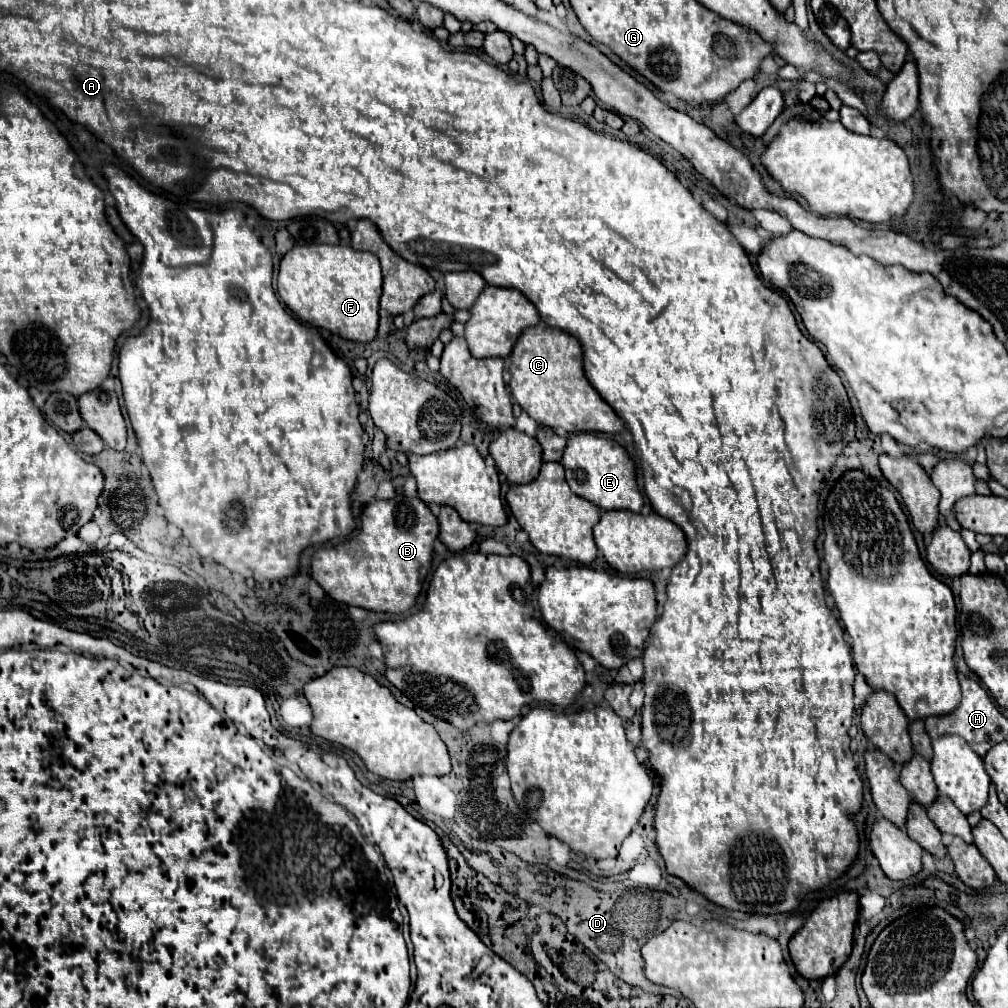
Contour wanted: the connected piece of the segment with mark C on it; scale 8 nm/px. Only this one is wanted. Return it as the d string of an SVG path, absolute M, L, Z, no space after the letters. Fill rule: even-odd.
M541 326L525 330L507 360L507 370L511 372L511 396L539 426L551 426L553 430L565 428L567 432L623 430L621 418L597 394L597 390L589 386L583 374L581 346L567 332L563 334Z

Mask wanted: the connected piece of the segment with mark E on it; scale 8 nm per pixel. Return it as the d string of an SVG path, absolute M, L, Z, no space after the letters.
M575 434L567 440L561 464L565 468L567 484L577 496L583 496L603 510L641 512L643 496L635 482L635 466L627 456L625 448L619 446L615 440L595 434Z

